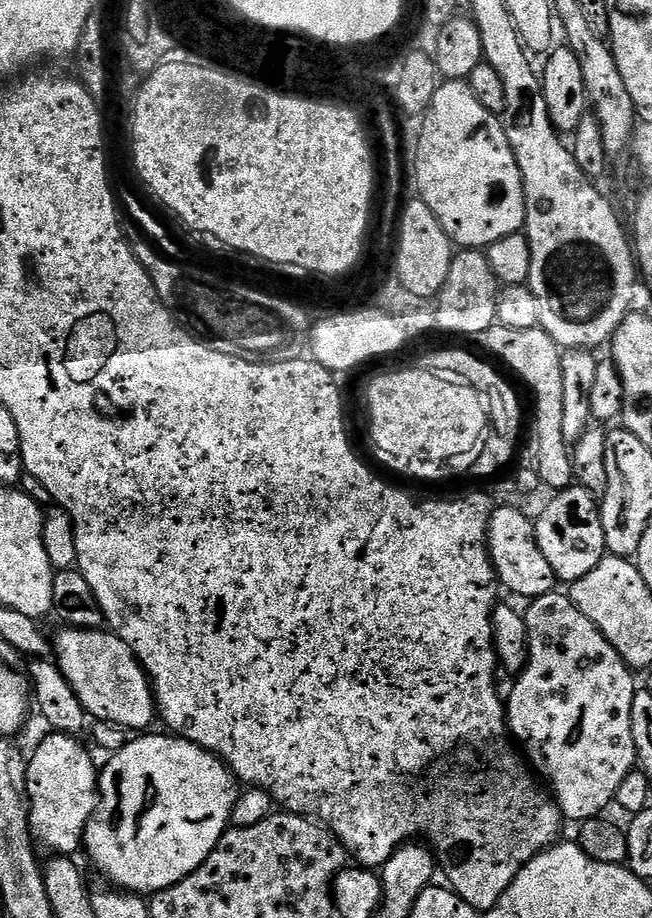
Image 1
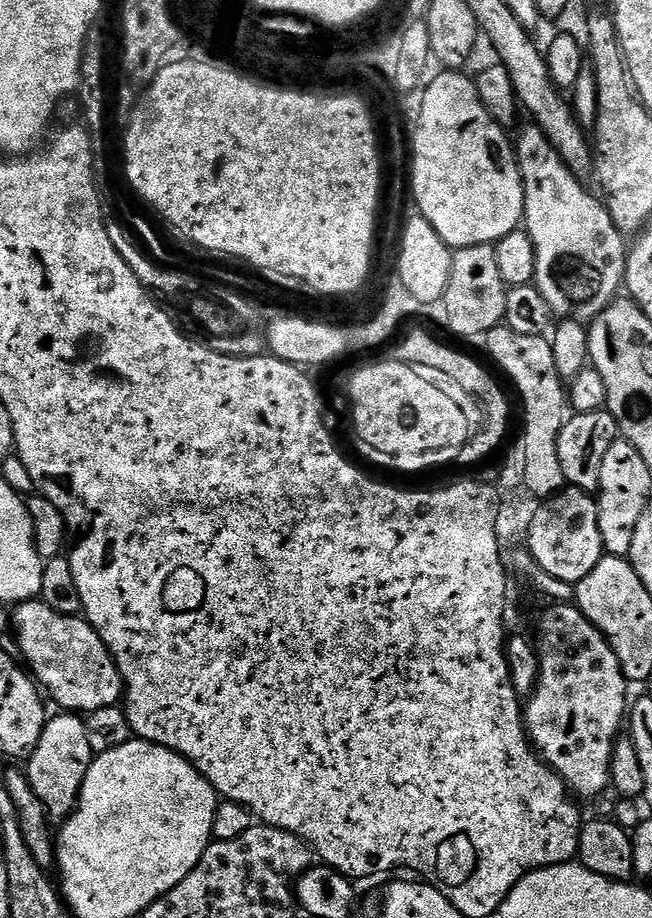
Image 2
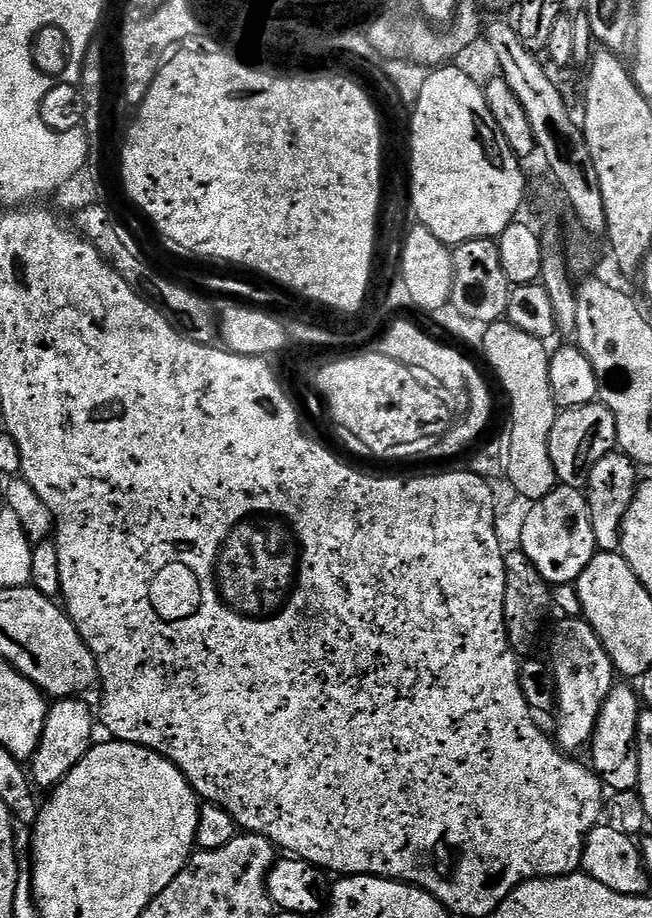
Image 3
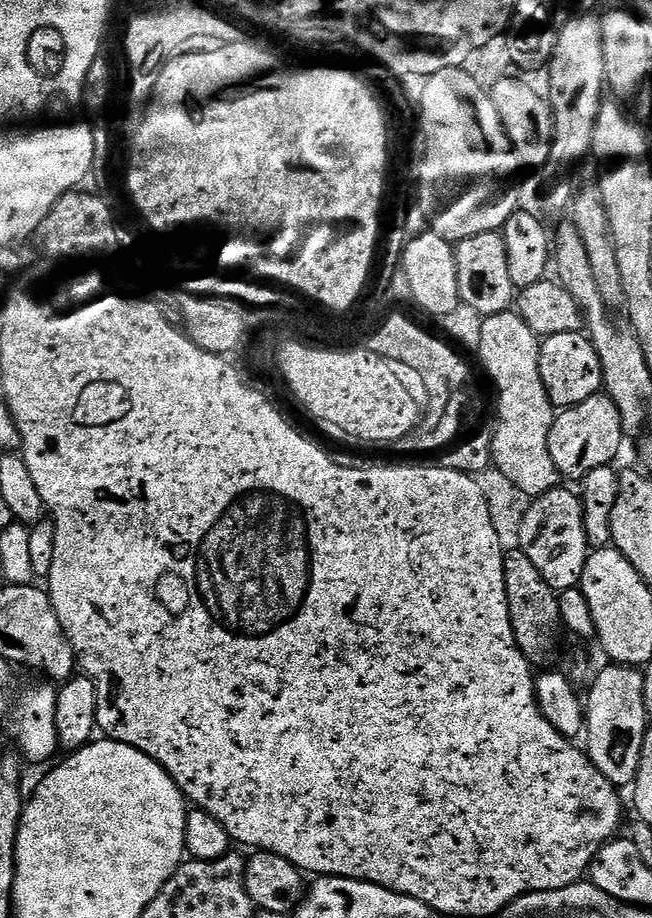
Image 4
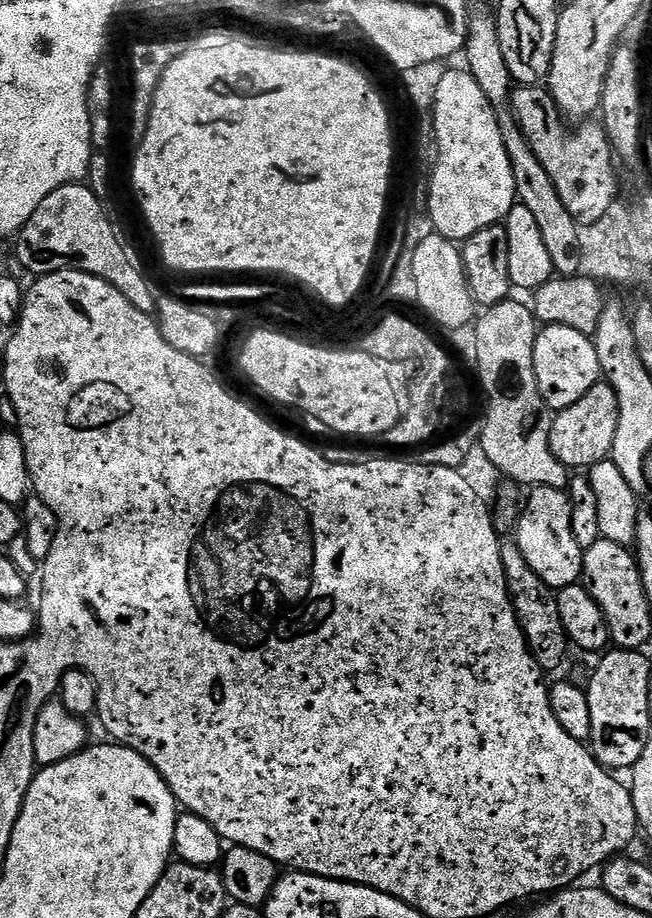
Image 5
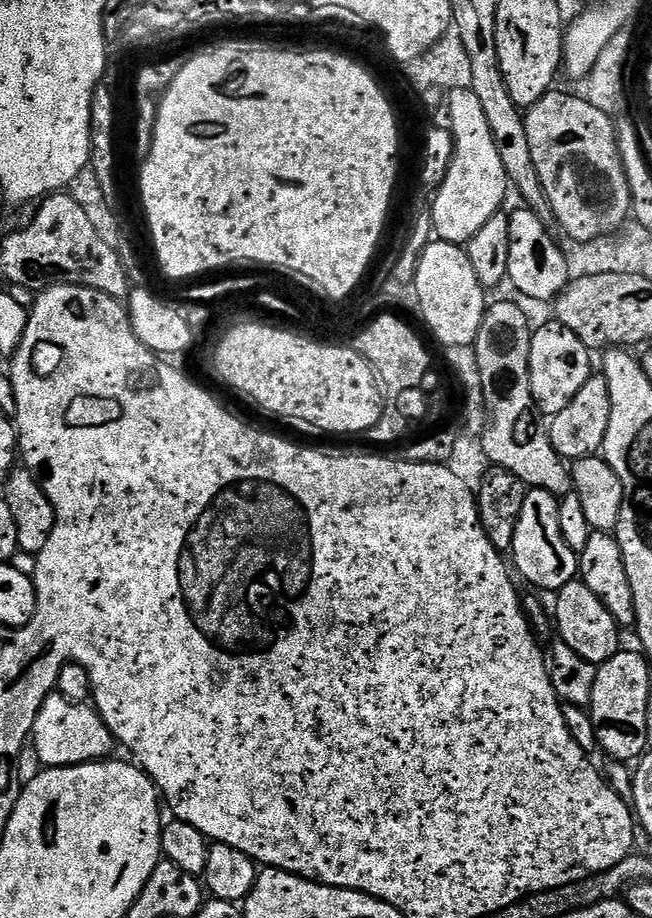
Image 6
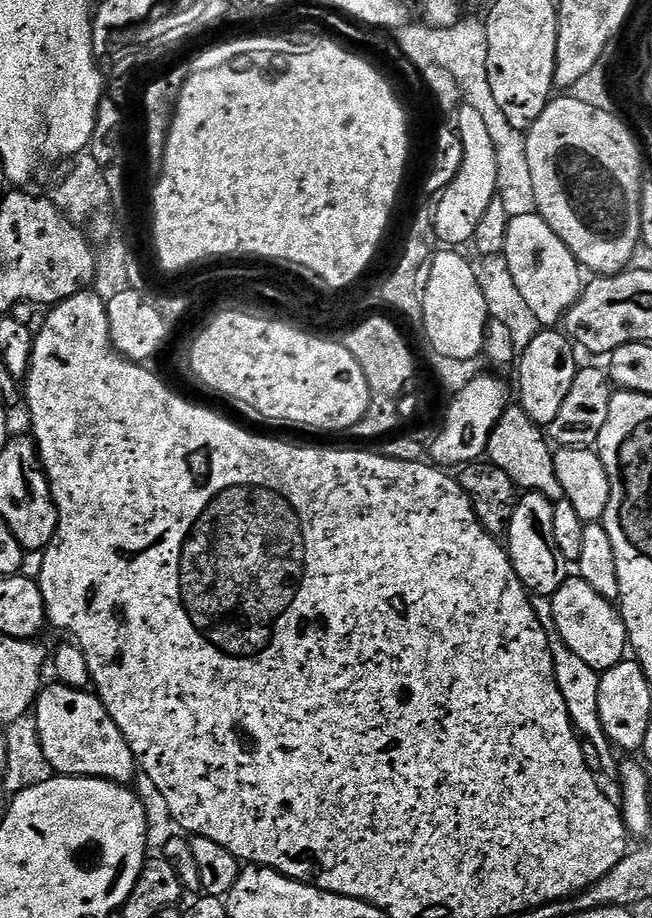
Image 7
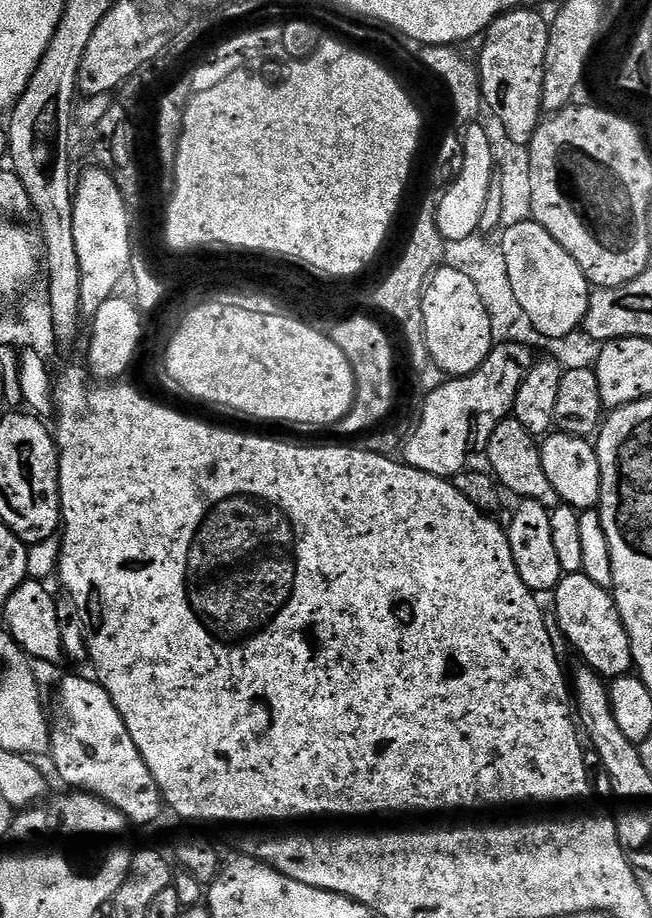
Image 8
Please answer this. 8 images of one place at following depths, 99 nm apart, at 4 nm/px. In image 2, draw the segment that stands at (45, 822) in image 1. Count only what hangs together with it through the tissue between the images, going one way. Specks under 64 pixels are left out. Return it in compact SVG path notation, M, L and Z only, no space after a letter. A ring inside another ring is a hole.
M65 711L56 715L60 716L53 720L51 717L45 723L38 746L27 757L26 773L47 815L53 821L63 822L76 809L76 799L80 797L82 782L86 778L86 770L90 770L94 753L87 737L87 726L79 715Z

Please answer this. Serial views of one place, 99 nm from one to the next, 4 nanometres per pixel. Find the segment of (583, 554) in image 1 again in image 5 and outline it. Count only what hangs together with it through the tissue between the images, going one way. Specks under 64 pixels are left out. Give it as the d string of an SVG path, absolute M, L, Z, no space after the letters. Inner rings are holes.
M558 488L531 489L527 493L514 538L531 570L549 588L559 590L581 579L584 554L578 542L574 542L574 530L570 530L570 502L567 491Z

